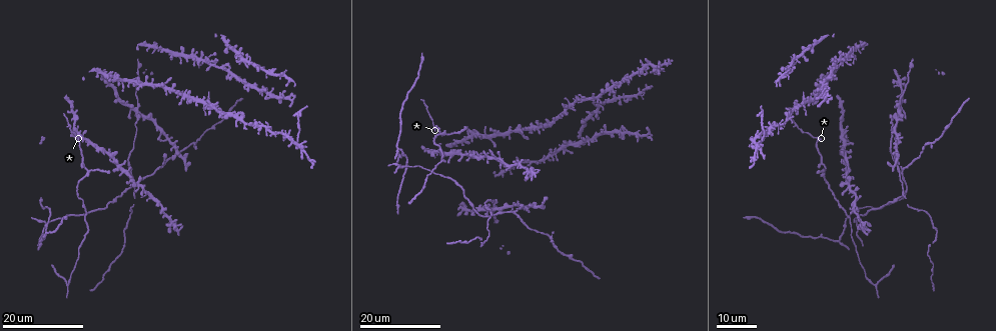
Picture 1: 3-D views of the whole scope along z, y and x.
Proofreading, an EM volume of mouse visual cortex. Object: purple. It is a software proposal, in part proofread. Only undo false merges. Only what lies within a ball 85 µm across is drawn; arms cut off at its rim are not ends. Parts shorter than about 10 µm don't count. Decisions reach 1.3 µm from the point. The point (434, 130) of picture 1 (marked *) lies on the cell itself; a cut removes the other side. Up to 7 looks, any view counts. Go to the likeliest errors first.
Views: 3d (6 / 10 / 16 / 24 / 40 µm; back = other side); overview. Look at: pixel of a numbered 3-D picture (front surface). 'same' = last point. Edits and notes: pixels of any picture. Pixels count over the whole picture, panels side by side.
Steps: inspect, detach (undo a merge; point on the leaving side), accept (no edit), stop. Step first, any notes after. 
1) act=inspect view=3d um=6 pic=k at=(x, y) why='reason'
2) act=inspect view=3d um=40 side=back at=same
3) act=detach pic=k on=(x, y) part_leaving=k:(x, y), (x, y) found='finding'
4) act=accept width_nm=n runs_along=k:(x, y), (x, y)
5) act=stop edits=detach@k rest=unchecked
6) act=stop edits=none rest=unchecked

act=inspect view=3d um=16 pic=1 at=(904, 185) why='looks like a crossing'

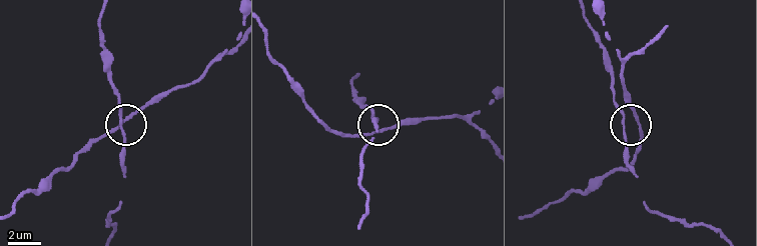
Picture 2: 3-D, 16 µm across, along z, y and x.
act=inspect view=3d um=6 pic=2 at=(383, 129)

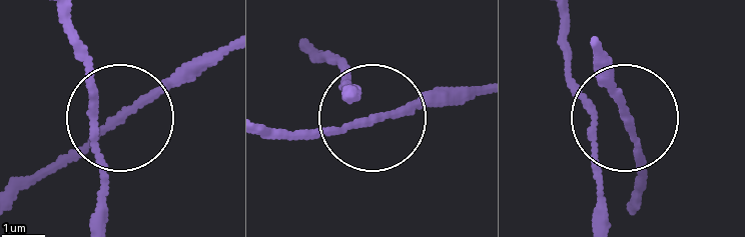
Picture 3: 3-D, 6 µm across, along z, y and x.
act=inspect view=3d um=6 side=back pic=3 at=(116, 117) why='other side'

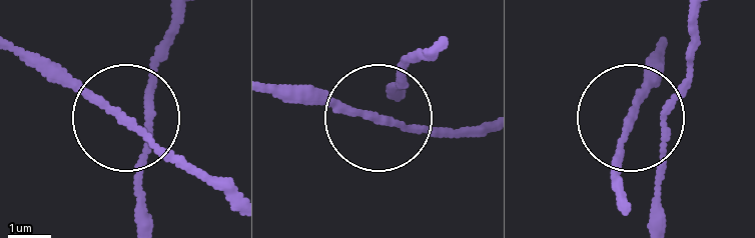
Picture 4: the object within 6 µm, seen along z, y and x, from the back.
act=accept arms=4 runs_along=4:(486, 124), (411, 131), (296, 92) found='continuous, no second cell'

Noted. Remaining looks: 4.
act=inspect view=3d um=16 pic=1 at=(137, 107) why='arms run side by side'

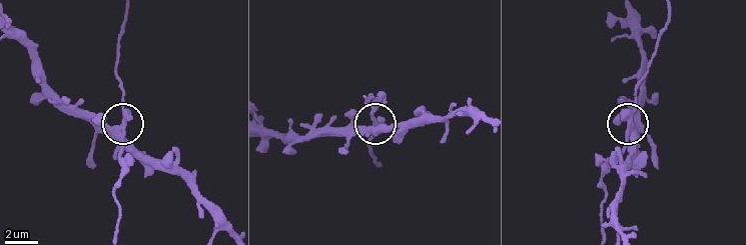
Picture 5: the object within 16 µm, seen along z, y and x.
act=inspect view=3d um=10 pic=5 at=(120, 127)

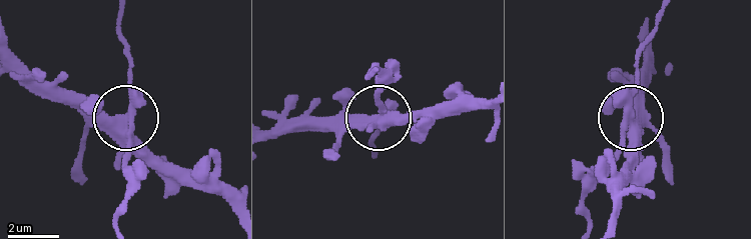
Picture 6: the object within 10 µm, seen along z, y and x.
act=inspect view=3d um=10 side=back pic=6 at=(627, 115)

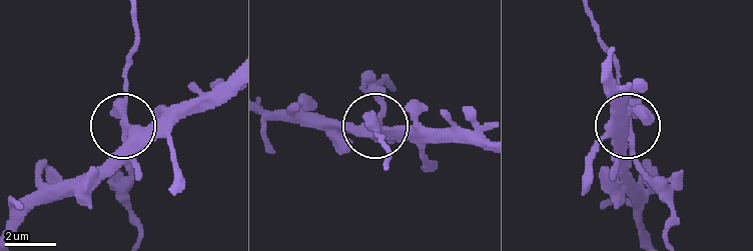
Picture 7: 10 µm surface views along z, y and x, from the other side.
act=accept arms=4 runs_along=7:(137, 232), (126, 125), (156, 129), (199, 110) found='one cell here'

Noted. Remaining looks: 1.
act=stop edits=none rest=unchecked

